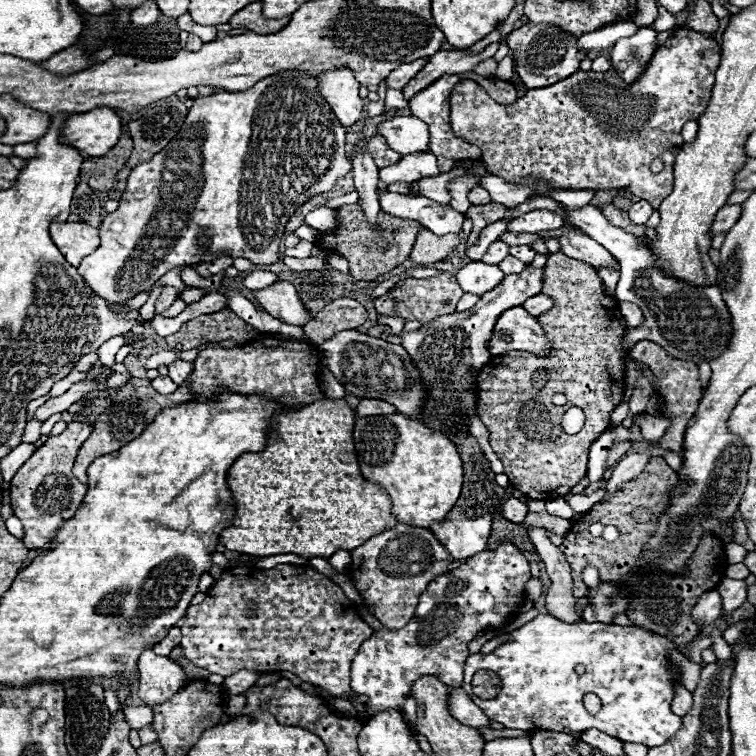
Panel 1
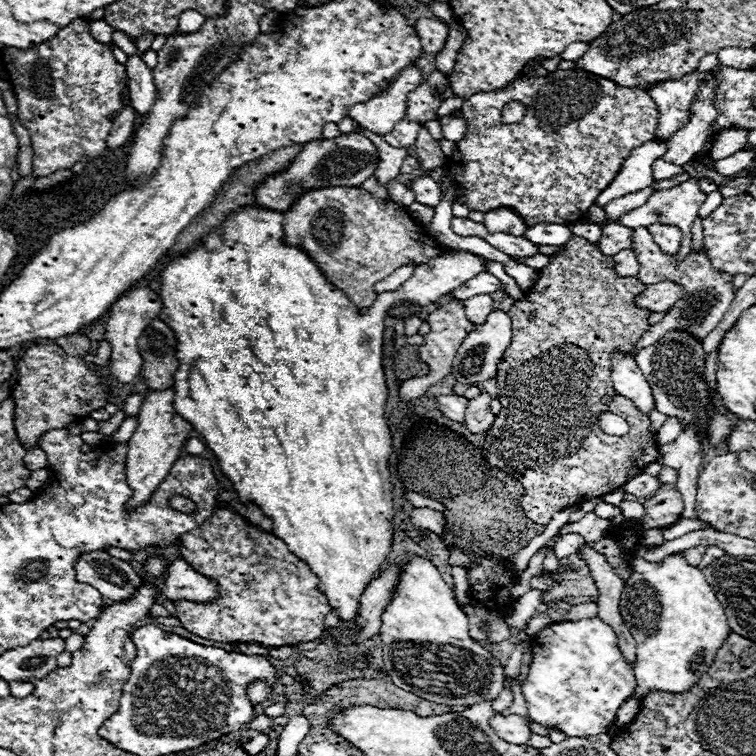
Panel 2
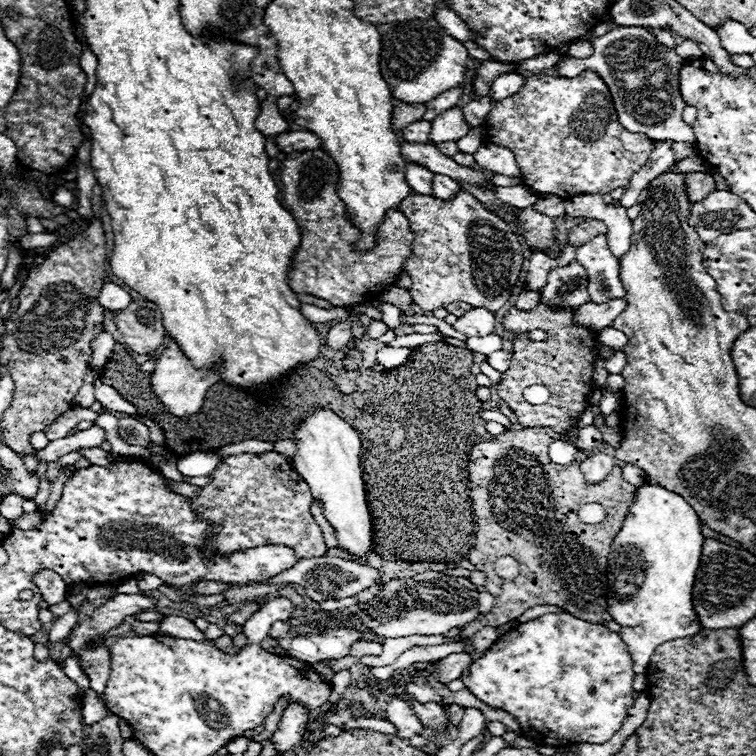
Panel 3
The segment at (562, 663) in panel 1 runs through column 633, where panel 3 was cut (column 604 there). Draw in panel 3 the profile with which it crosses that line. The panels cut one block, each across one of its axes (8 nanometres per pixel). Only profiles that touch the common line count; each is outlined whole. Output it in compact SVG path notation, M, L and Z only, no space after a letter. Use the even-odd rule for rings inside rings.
M562 612L518 624L500 636L484 656L470 666L470 674L462 676L462 682L480 702L512 714L524 738L538 746L568 746L578 742L604 744L620 730L626 712L634 704L632 678L632 656L620 634L602 624L592 624Z

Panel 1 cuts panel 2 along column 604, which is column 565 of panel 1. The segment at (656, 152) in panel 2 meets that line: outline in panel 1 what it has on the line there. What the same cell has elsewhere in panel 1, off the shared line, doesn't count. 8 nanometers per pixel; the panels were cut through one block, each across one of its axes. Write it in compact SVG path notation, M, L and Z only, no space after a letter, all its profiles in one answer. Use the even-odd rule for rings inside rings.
M556 190L556 194L548 194L548 198L564 204L568 208L590 204L592 196L594 196L594 190Z

